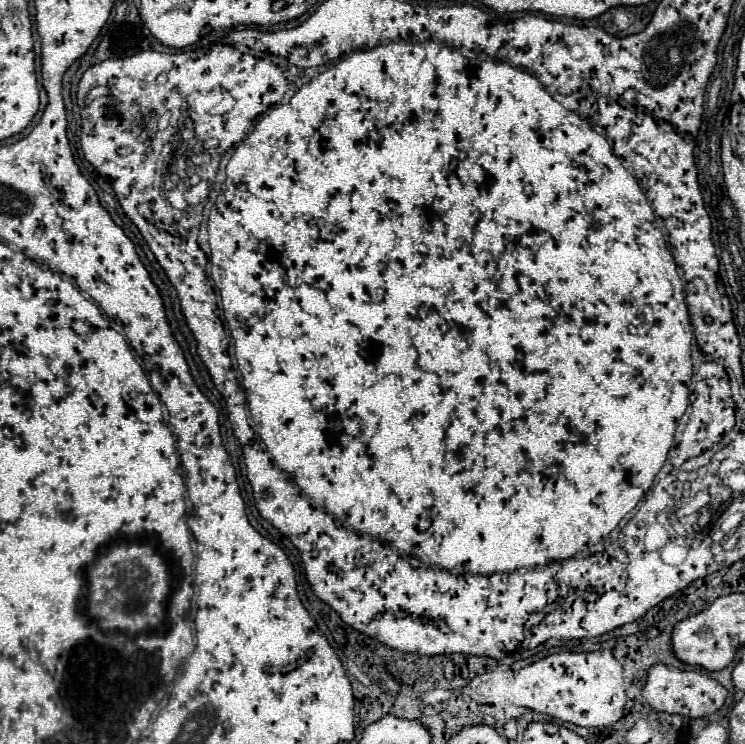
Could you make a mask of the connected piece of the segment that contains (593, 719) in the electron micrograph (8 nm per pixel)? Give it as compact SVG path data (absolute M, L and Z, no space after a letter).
M609 650L587 654L551 654L517 672L511 686L511 702L517 706L539 708L541 714L585 728L607 728L623 716L627 702L621 664Z

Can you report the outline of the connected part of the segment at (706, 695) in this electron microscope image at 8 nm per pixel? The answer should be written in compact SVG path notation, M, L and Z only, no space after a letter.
M655 664L649 670L647 678L649 680L643 688L643 696L651 704L653 710L681 714L687 718L703 718L717 712L725 704L727 698L725 686L721 686L717 680L713 680L706 673L685 672L685 670L675 670L663 664Z

